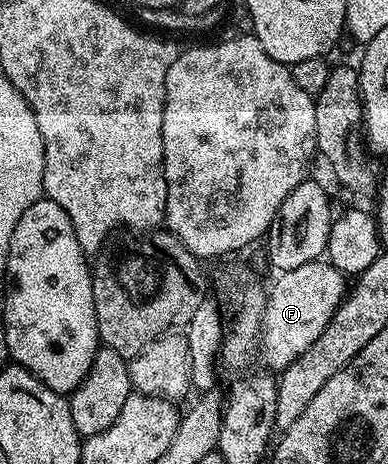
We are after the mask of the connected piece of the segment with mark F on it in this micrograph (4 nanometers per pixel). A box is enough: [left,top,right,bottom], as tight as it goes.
[259,260,347,372]

